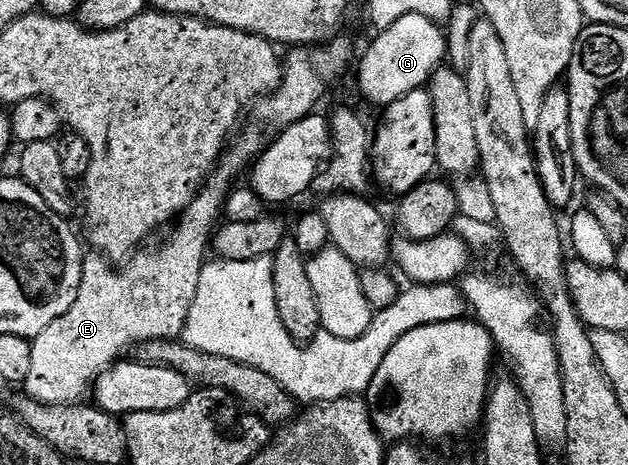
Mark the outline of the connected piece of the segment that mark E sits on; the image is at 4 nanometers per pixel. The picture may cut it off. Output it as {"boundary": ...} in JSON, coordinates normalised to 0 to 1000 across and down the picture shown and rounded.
{"boundary":[[[538,82],[516,99],[473,99],[462,112],[467,114],[460,123],[455,118],[451,129],[446,187],[409,217],[401,234],[404,258],[396,269],[392,265],[390,286],[387,275],[382,290],[363,312],[361,325],[354,333],[346,359],[339,363],[338,378],[328,387],[325,404],[315,413],[299,447],[288,458],[274,492],[277,499],[271,503],[269,518],[252,542],[220,540],[204,566],[188,576],[159,546],[142,546],[148,551],[134,553],[126,632],[119,649],[113,649],[113,667],[88,684],[88,692],[81,692],[81,701],[75,701],[68,718],[51,729],[49,804],[43,804],[40,815],[38,849],[65,869],[127,869],[143,849],[151,819],[172,791],[188,781],[197,768],[193,763],[204,748],[217,751],[242,731],[279,731],[293,716],[298,675],[304,675],[304,649],[311,649],[311,624],[317,624],[317,589],[330,566],[326,540],[334,540],[336,510],[349,482],[346,471],[354,471],[360,430],[368,406],[379,394],[377,376],[390,359],[392,368],[408,346],[409,338],[422,325],[432,297],[452,284],[470,262],[500,247],[506,239],[505,222],[516,211],[524,178],[540,170],[556,138],[556,95],[548,82]]]}

